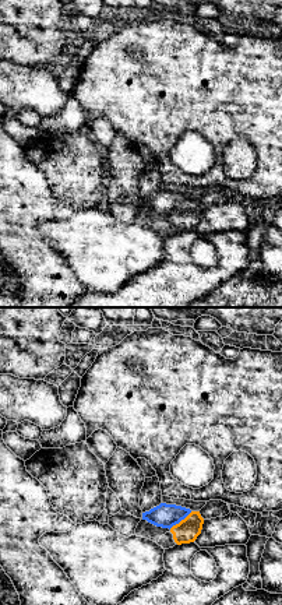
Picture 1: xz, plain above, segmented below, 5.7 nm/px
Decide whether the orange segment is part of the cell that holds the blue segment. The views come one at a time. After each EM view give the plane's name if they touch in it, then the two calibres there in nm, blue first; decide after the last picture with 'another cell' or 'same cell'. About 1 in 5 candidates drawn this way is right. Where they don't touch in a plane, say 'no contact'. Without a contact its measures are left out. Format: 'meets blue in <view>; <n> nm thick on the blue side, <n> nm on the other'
meets blue in xz; 140 nm thick on the blue side, 140 nm on the other

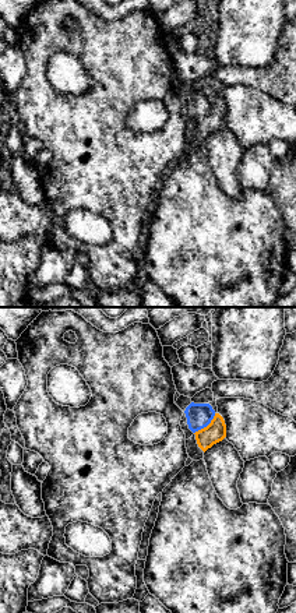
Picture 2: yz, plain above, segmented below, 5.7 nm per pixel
meets blue in yz; 140 nm thick on the blue side, 120 nm on the other

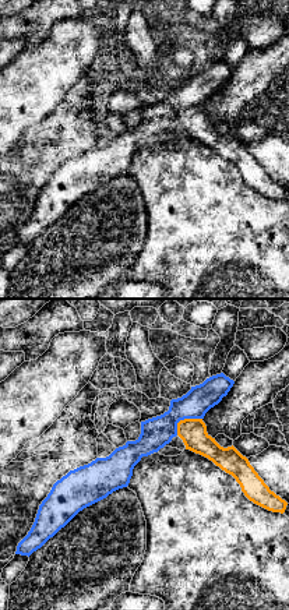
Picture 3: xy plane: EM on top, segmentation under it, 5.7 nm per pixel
meets blue in xy; 180 nm thick on the blue side, 160 nm on the other

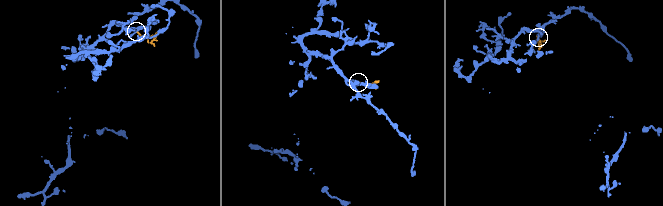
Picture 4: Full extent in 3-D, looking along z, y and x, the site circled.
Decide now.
another cell

